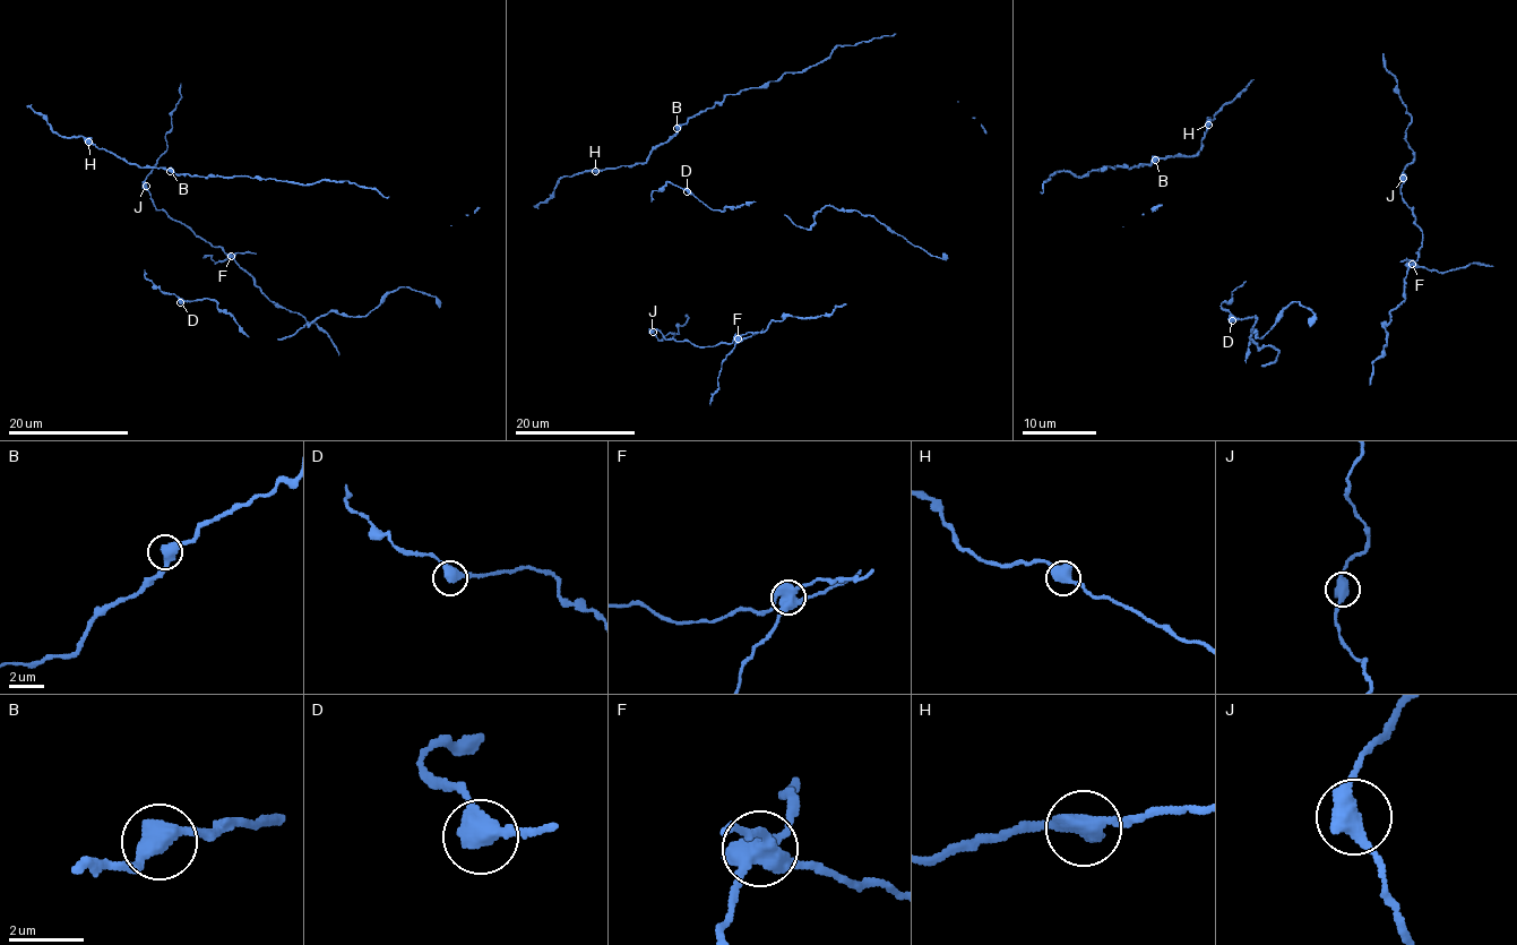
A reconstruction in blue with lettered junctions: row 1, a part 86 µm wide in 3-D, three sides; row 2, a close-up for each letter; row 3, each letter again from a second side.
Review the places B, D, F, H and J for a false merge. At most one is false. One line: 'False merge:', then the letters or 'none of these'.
False merge: F

